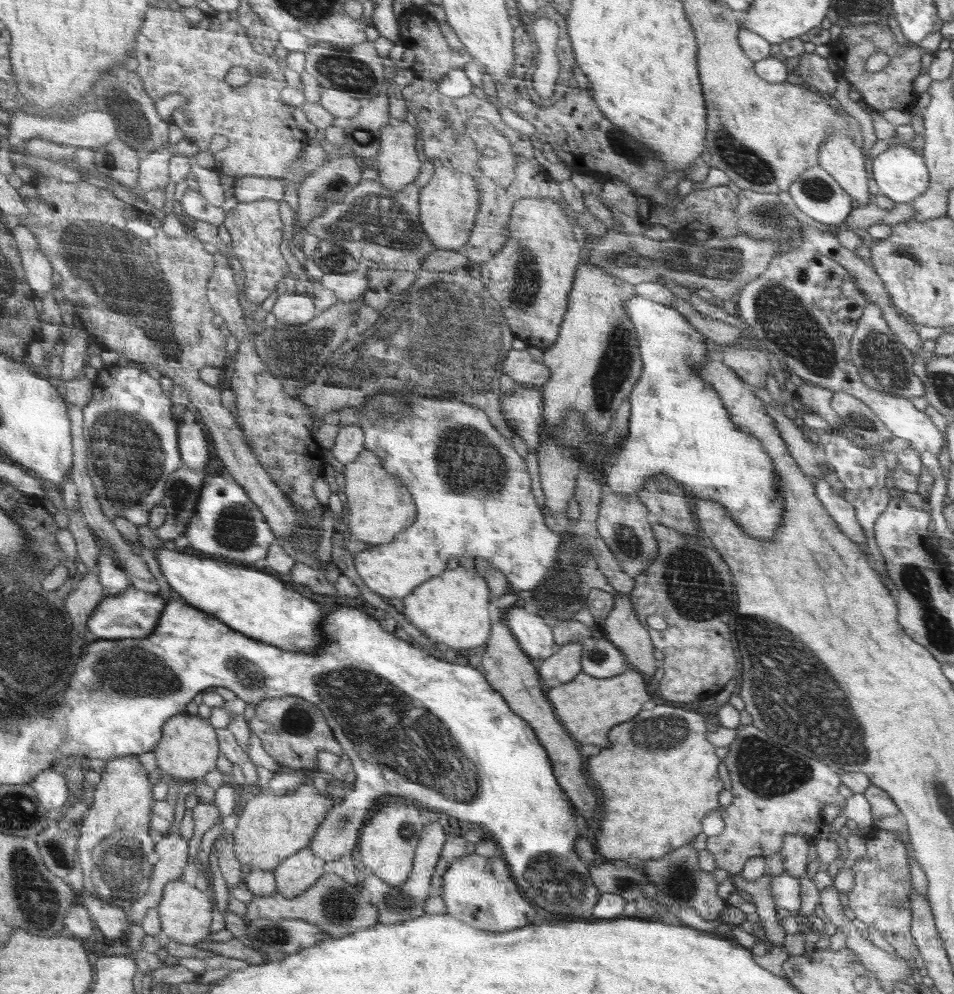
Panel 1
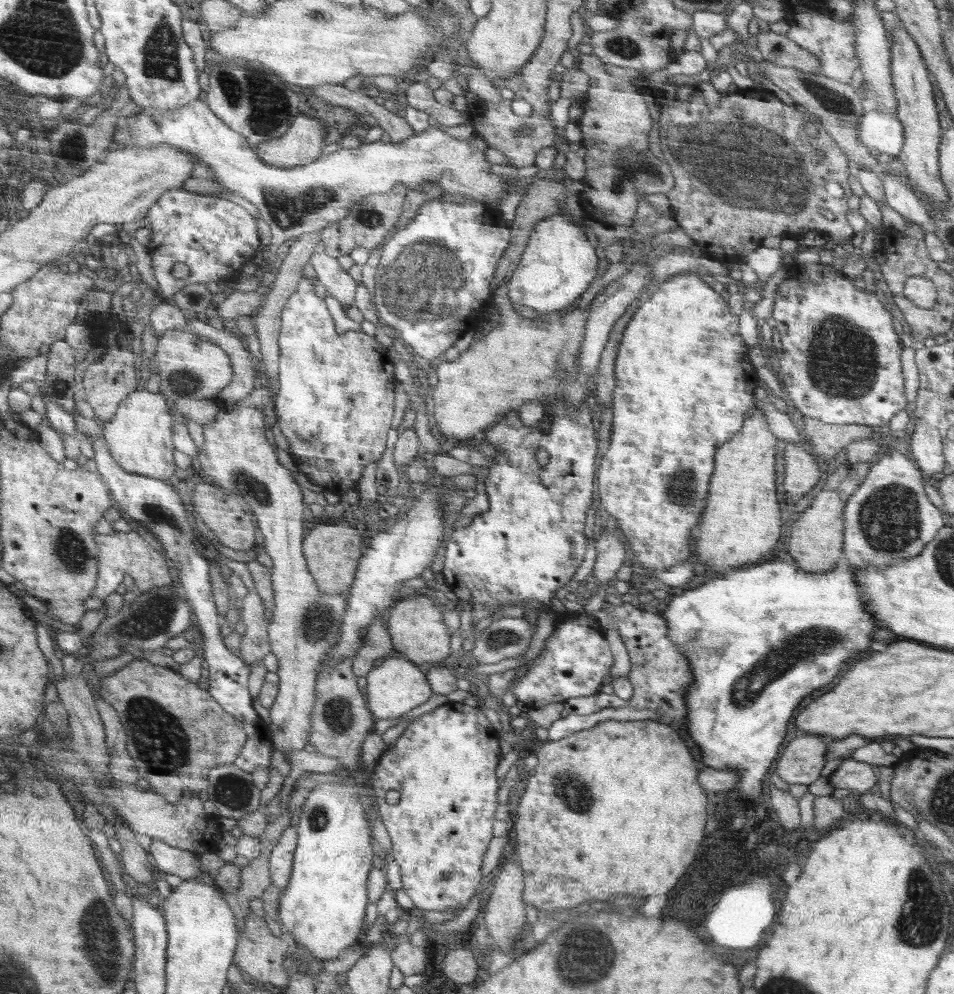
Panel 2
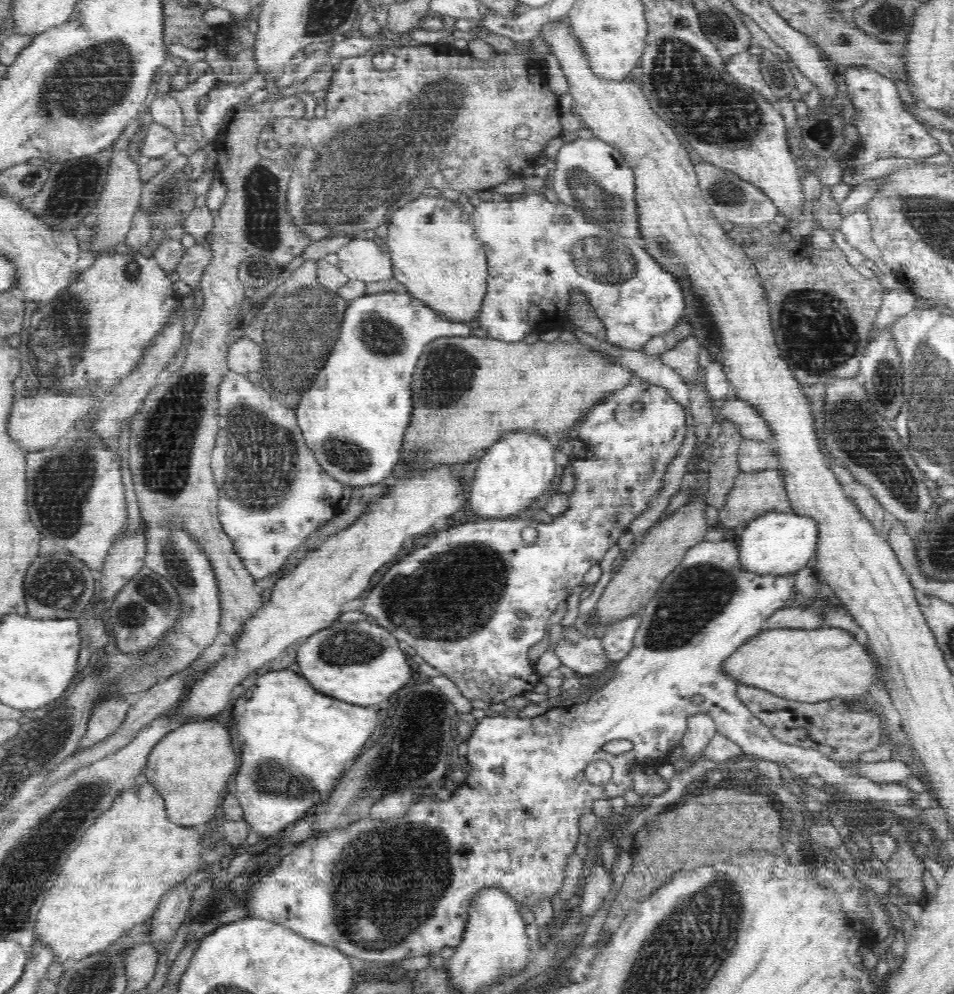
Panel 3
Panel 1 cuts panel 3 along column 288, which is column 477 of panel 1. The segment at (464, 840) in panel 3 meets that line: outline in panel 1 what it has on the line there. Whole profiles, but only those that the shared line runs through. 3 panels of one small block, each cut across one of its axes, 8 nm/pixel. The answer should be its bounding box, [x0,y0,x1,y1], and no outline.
[441,852,536,932]

